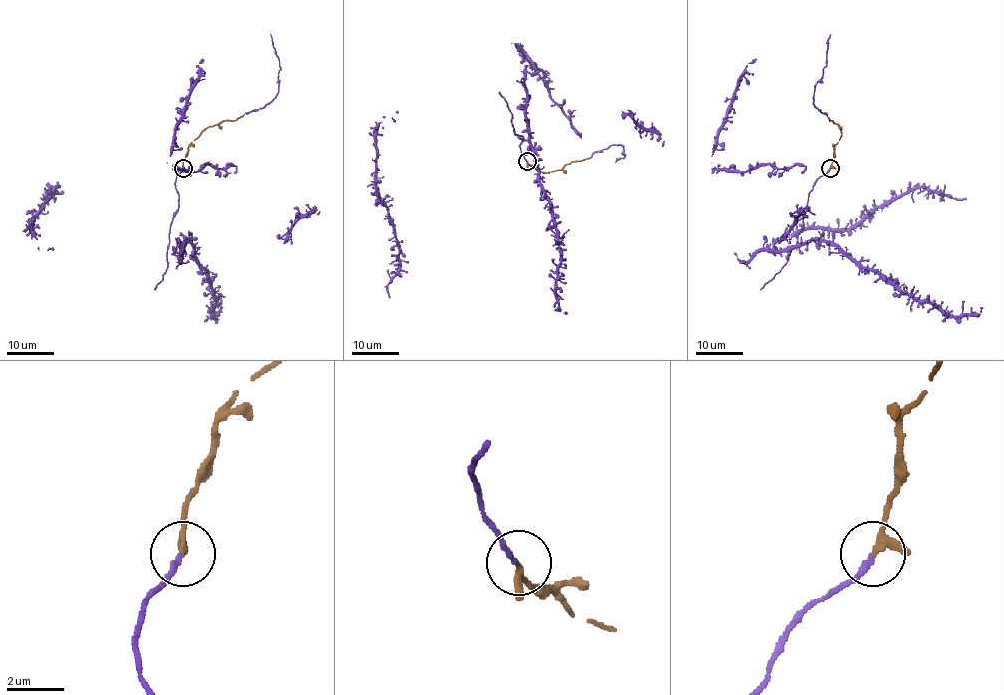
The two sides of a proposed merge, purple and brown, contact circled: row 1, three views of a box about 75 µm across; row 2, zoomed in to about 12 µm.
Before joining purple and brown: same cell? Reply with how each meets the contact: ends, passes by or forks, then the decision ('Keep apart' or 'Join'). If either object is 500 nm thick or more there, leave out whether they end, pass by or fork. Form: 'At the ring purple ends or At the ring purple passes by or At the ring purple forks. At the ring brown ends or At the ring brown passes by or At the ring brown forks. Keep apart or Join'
At the ring purple ends. At the ring brown passes by. Join

